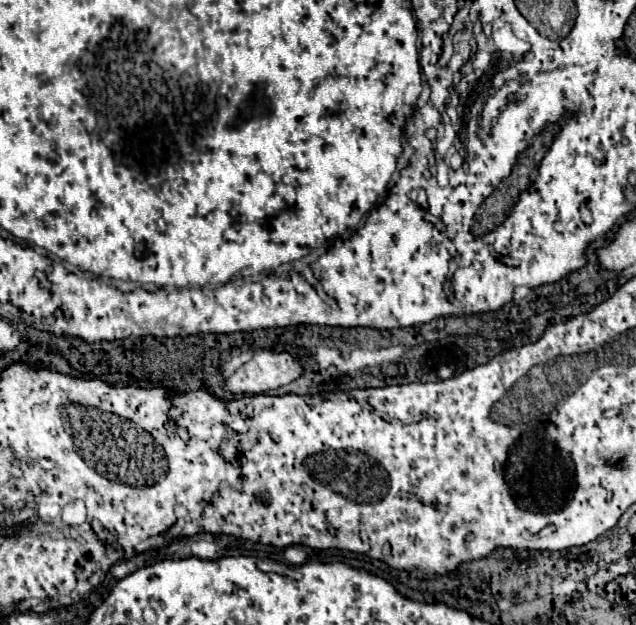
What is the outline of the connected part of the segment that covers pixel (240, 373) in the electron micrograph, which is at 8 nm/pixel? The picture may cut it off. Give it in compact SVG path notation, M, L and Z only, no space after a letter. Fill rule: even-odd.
M256 351L248 363L244 363L242 367L238 367L226 379L228 393L224 397L228 399L230 393L234 393L234 395L236 393L250 393L250 395L266 393L266 391L278 389L278 387L282 387L282 385L298 379L302 373L304 373L304 365L296 357L292 357L292 353L288 353L288 351Z

